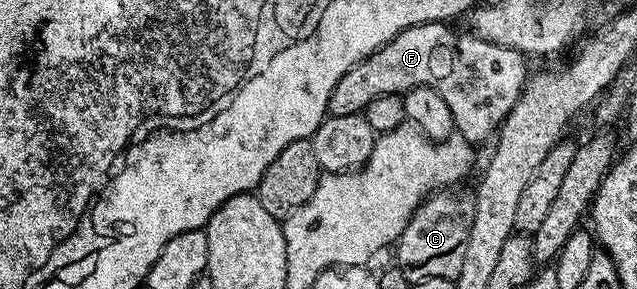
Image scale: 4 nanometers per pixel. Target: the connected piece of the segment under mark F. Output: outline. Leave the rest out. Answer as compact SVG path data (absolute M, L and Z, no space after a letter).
M429 21L416 27L408 27L400 31L396 39L384 43L384 47L368 55L368 59L356 63L356 67L352 67L352 71L348 71L348 75L344 75L344 79L340 79L340 83L336 83L336 88L332 90L329 116L365 114L372 99L393 93L405 95L410 89L423 85L432 87L438 92L440 99L448 103L448 111L452 111L457 136L471 143L486 141L489 137L491 140L528 84L527 58L514 49L506 49L503 45L485 41L469 31L461 33L452 26L453 24L445 21Z

